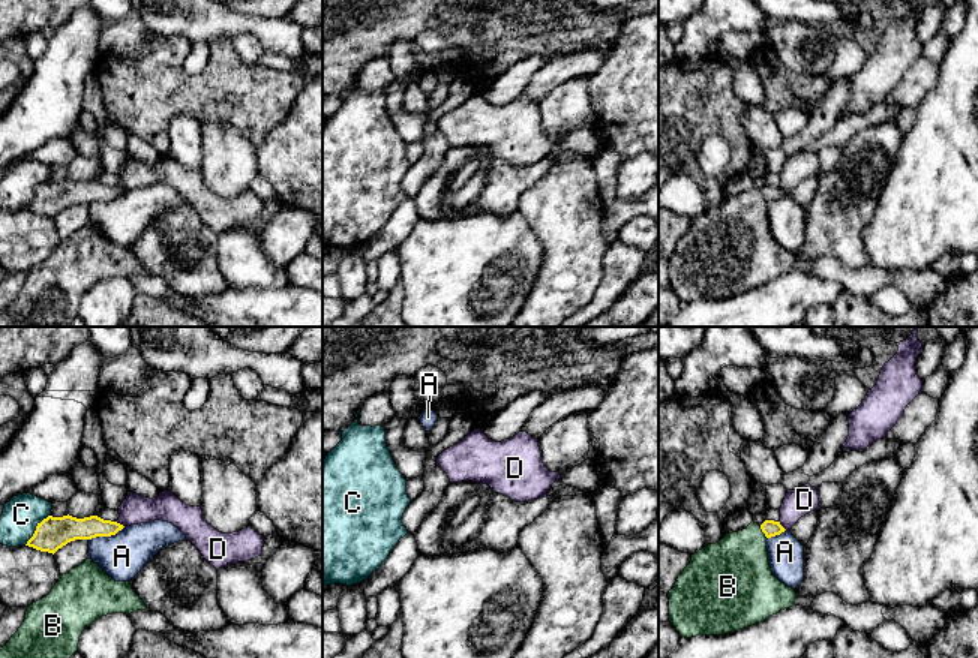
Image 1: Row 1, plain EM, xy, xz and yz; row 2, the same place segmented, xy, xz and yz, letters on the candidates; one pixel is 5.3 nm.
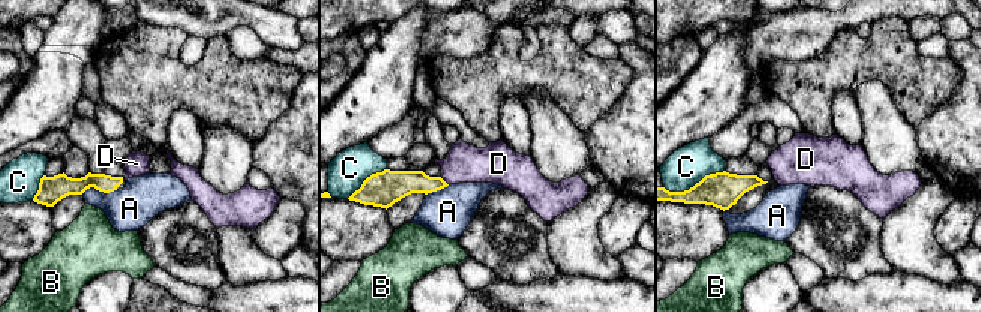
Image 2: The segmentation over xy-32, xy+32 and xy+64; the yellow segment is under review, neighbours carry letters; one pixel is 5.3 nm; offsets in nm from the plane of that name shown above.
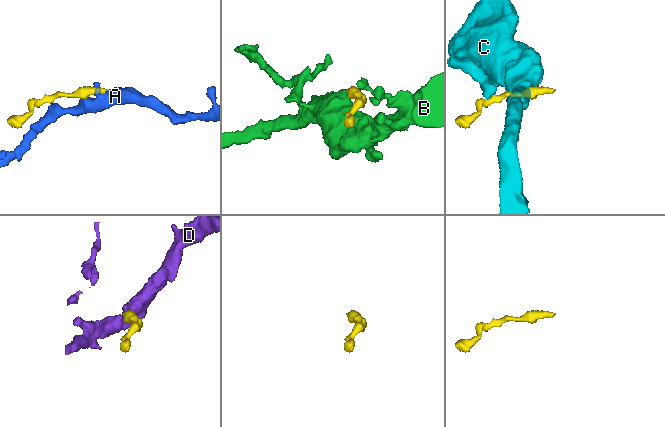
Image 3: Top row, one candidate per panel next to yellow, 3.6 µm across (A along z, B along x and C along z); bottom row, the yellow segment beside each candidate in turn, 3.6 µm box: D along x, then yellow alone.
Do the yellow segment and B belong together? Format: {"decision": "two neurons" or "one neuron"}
{"decision": "two neurons"}

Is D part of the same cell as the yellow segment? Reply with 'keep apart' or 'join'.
keep apart

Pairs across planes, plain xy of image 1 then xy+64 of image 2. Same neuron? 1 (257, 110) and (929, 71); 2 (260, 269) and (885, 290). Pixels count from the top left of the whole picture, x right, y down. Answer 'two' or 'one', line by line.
1: one
2: two

